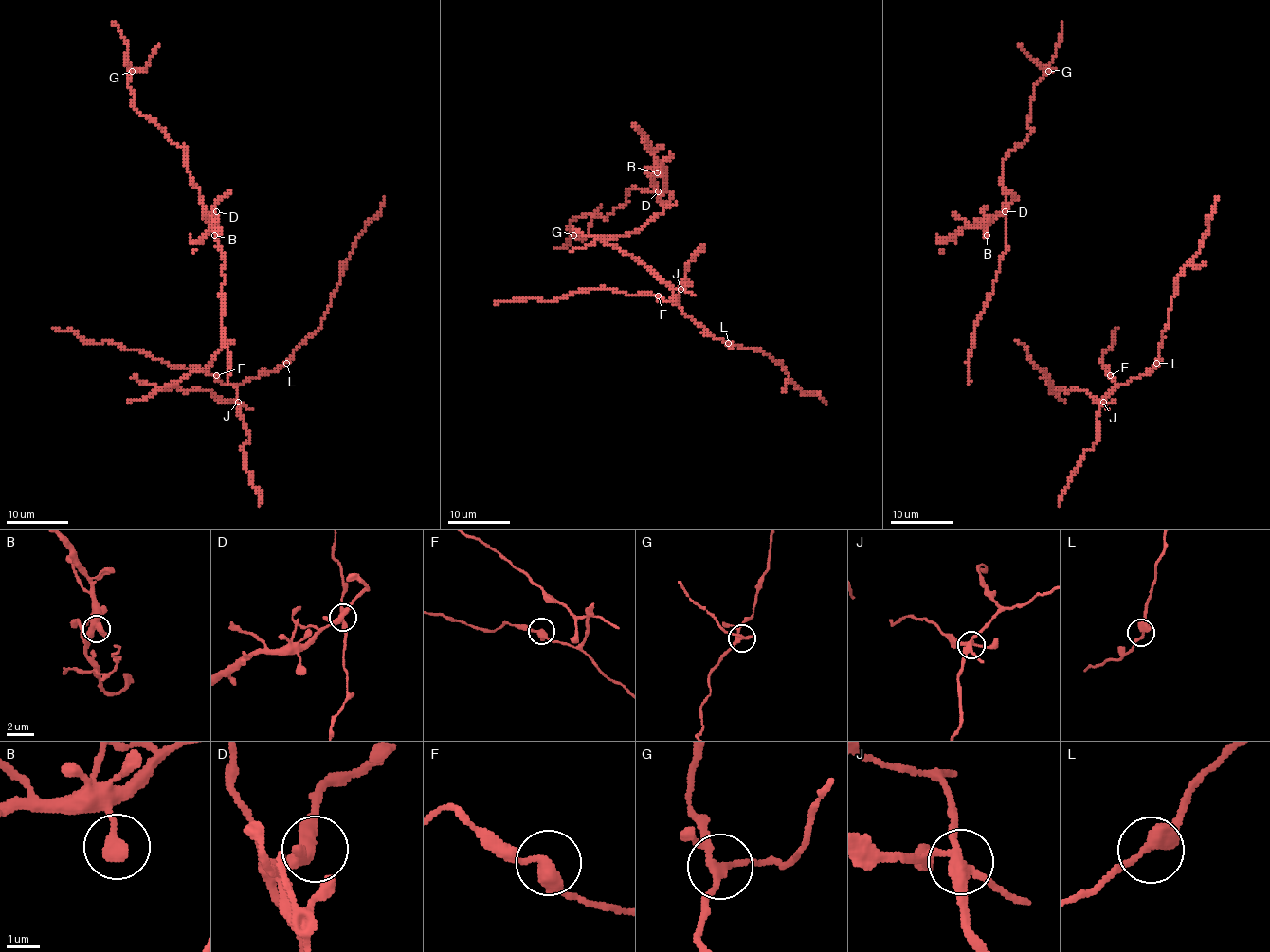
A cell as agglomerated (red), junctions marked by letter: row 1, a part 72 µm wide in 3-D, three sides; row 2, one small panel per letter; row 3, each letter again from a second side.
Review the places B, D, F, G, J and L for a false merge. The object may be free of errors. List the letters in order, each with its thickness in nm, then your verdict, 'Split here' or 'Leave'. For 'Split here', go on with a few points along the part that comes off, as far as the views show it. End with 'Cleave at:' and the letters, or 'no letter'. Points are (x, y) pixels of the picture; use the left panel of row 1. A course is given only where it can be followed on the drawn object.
B: Thickness 480 nm. Leave
D: Thickness 320 nm. Leave
F: Thickness 360 nm. Leave
G: Thickness 190 nm. Leave
J: Thickness 320 nm. Split here. Course of the part to remove: (238, 402), (219, 401), (208, 389), (161, 388), (178, 384), (194, 370), (207, 368), (219, 349), (235, 339)
L: Thickness 400 nm. Leave
Cleave at: J

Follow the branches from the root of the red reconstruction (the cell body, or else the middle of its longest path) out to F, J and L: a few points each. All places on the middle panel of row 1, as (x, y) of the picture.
F: (655, 216), (633, 233), (607, 237), (604, 242), (638, 259), (679, 291), (675, 302), (662, 300), (658, 296)
J: (655, 216), (633, 233), (607, 237), (604, 242), (633, 255), (675, 290), (680, 290)
L: (655, 216), (633, 233), (607, 237), (604, 242), (633, 255), (677, 290), (679, 307), (708, 333), (728, 343)

